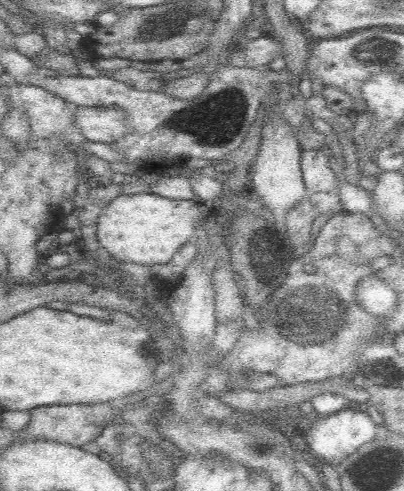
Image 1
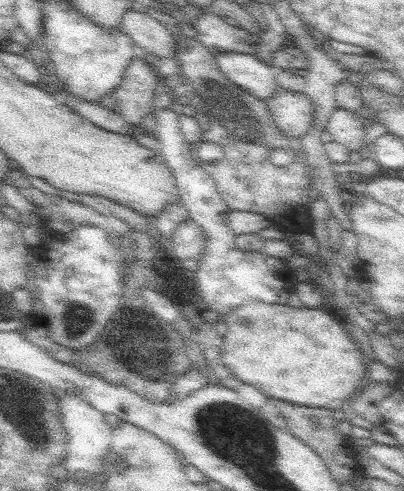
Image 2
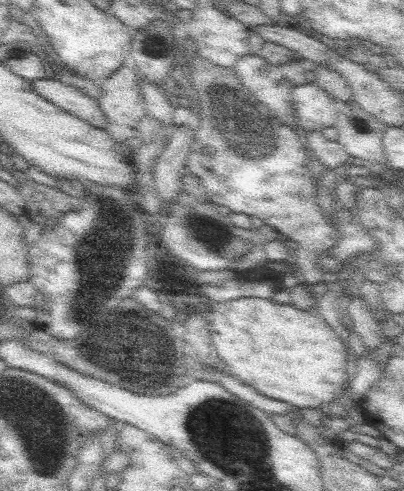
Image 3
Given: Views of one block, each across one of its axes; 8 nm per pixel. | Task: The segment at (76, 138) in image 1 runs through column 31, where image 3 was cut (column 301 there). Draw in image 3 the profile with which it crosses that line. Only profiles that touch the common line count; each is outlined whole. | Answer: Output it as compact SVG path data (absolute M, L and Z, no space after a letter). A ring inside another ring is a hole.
M317 82L295 86L293 106L297 112L297 134L303 138L309 130L323 130L335 126L339 118L339 102L325 92Z

